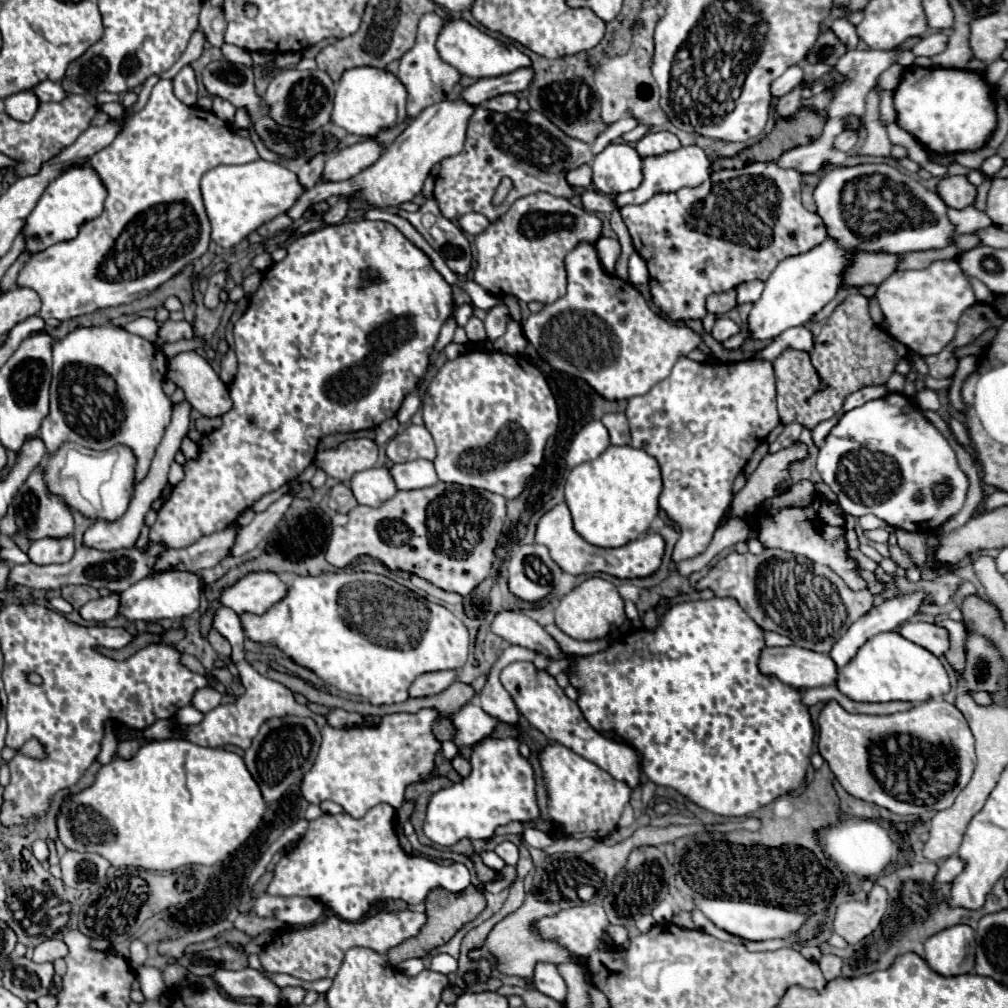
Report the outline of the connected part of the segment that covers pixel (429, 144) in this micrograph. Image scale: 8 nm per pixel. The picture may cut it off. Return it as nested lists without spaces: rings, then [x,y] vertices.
[[[462,98],[456,100],[442,100],[434,106],[428,106],[418,114],[408,128],[384,150],[384,154],[362,170],[362,174],[356,174],[350,180],[344,182],[318,182],[318,198],[326,200],[328,196],[352,196],[362,198],[372,206],[398,206],[402,202],[410,202],[416,194],[420,194],[426,176],[430,174],[430,168],[438,164],[442,158],[456,156],[464,146],[466,126],[476,106],[470,106]]]

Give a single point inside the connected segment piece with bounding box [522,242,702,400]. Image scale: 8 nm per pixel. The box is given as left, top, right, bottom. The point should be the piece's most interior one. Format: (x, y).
(602, 331)

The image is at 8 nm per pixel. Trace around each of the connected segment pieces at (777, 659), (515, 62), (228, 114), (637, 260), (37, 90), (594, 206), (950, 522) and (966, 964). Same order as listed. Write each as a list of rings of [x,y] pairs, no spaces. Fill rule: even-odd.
[[[800,646],[762,648],[758,670],[766,676],[776,676],[780,682],[800,690],[834,684],[838,674],[838,668],[826,654],[802,650]]]
[[[446,20],[438,40],[436,40],[436,50],[440,54],[440,58],[444,62],[448,62],[450,66],[454,66],[460,74],[470,76],[470,78],[492,78],[492,76],[502,76],[502,74],[510,74],[518,68],[530,68],[532,60],[520,52],[516,46],[512,44],[500,44],[496,38],[488,36],[486,32],[478,30],[476,26],[472,26],[466,20]]]
[[[214,96],[214,98],[212,98],[212,112],[214,112],[218,118],[222,118],[224,122],[232,124],[236,108],[234,108],[230,102],[226,102],[224,98],[218,98],[218,96]]]
[[[634,252],[630,256],[630,260],[628,260],[628,274],[630,274],[630,282],[632,284],[648,284],[646,262],[638,252]]]
[[[50,80],[40,82],[38,86],[34,86],[32,92],[36,94],[36,98],[38,98],[40,102],[54,102],[54,100],[58,102],[58,100],[66,98],[64,88],[62,88],[58,82],[50,82]]]
[[[590,190],[590,192],[584,192],[582,194],[582,202],[584,202],[584,208],[586,210],[592,210],[592,212],[612,212],[616,210],[614,206],[614,200],[596,192],[596,190]]]
[[[964,472],[964,474],[968,476],[968,482],[970,482],[970,486],[968,486],[968,496],[966,496],[966,502],[964,502],[962,510],[944,522],[944,528],[942,528],[942,530],[944,530],[946,534],[948,534],[948,532],[952,532],[954,528],[958,528],[958,526],[966,524],[966,522],[974,516],[974,512],[978,510],[978,506],[980,506],[982,498],[984,498],[982,482],[980,482],[978,472]]]
[[[966,924],[940,930],[926,940],[928,966],[942,976],[968,974],[974,970],[974,930]]]

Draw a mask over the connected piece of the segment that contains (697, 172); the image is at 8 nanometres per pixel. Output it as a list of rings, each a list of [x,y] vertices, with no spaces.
[[[682,146],[674,152],[642,158],[642,176],[644,176],[644,180],[640,182],[640,186],[636,190],[630,190],[626,194],[616,196],[616,206],[618,208],[626,206],[626,204],[642,204],[658,192],[676,192],[680,188],[700,186],[706,178],[710,178],[710,160],[706,158],[704,150],[698,148],[698,146],[686,146],[686,148]]]

